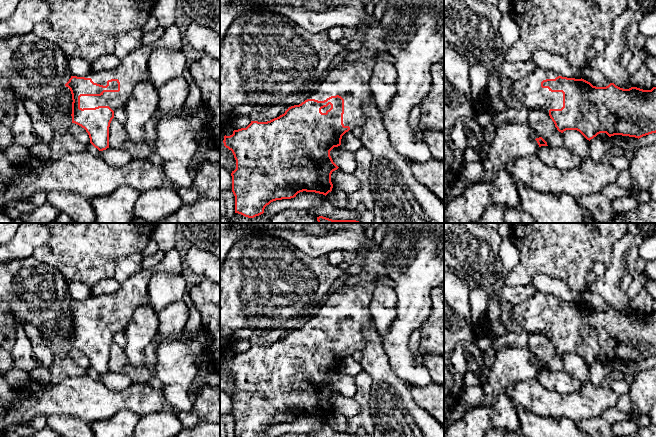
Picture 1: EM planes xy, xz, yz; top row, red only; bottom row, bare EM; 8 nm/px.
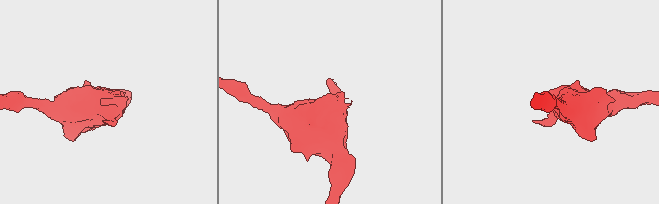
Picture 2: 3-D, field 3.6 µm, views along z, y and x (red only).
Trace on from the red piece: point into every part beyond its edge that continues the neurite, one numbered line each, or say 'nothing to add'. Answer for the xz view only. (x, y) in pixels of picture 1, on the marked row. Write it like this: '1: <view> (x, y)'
1: xz (350, 80)

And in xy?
1: xy (133, 69)

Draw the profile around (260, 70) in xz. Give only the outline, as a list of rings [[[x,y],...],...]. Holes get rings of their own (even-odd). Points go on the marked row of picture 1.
[[[267,8],[248,9],[236,17],[220,42],[220,125],[247,116],[267,122],[282,115],[283,109],[299,105],[315,92],[325,78],[333,59],[345,49],[332,41],[327,31],[311,33],[291,19]]]

